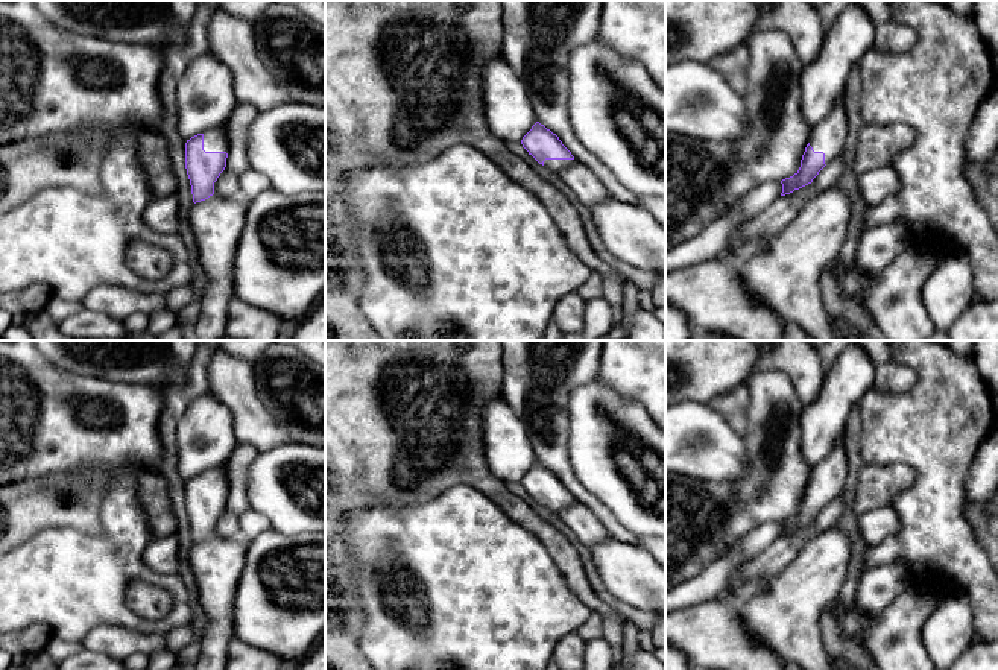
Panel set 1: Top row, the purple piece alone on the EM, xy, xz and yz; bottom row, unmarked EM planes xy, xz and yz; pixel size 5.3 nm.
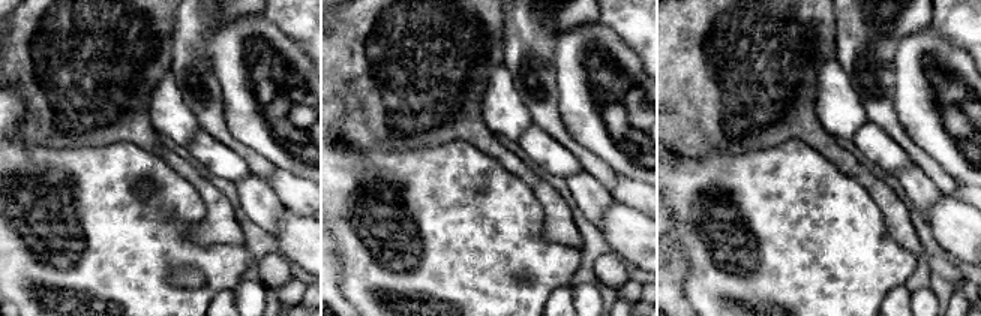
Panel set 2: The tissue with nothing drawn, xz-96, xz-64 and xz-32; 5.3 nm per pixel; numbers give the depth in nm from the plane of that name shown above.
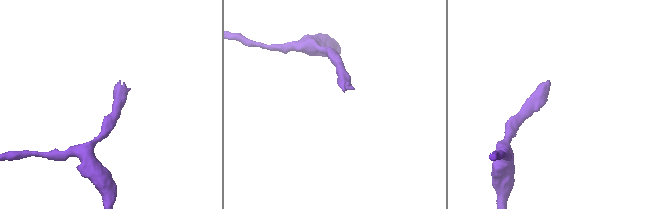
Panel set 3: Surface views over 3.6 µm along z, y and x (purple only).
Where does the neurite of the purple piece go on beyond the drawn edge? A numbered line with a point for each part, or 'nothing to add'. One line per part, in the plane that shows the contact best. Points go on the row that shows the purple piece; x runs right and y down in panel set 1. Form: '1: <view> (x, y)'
1: xy (214, 139)

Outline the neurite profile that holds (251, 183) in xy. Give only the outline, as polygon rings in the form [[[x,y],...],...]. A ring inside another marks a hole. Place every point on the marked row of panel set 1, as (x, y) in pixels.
[[[248,169],[246,172],[240,173],[238,187],[240,187],[242,199],[251,202],[258,194],[261,194],[263,191],[270,188],[272,184],[267,176],[264,176],[252,169]]]

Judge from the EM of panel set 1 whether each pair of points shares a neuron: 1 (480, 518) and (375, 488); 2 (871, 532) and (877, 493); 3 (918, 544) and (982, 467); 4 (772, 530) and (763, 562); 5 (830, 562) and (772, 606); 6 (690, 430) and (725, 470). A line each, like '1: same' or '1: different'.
1: different
2: different
3: different
4: different
5: same
6: same

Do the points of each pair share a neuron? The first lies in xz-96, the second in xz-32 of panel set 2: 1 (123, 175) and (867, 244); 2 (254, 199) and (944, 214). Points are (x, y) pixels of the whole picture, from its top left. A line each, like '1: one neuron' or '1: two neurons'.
1: one neuron
2: two neurons

